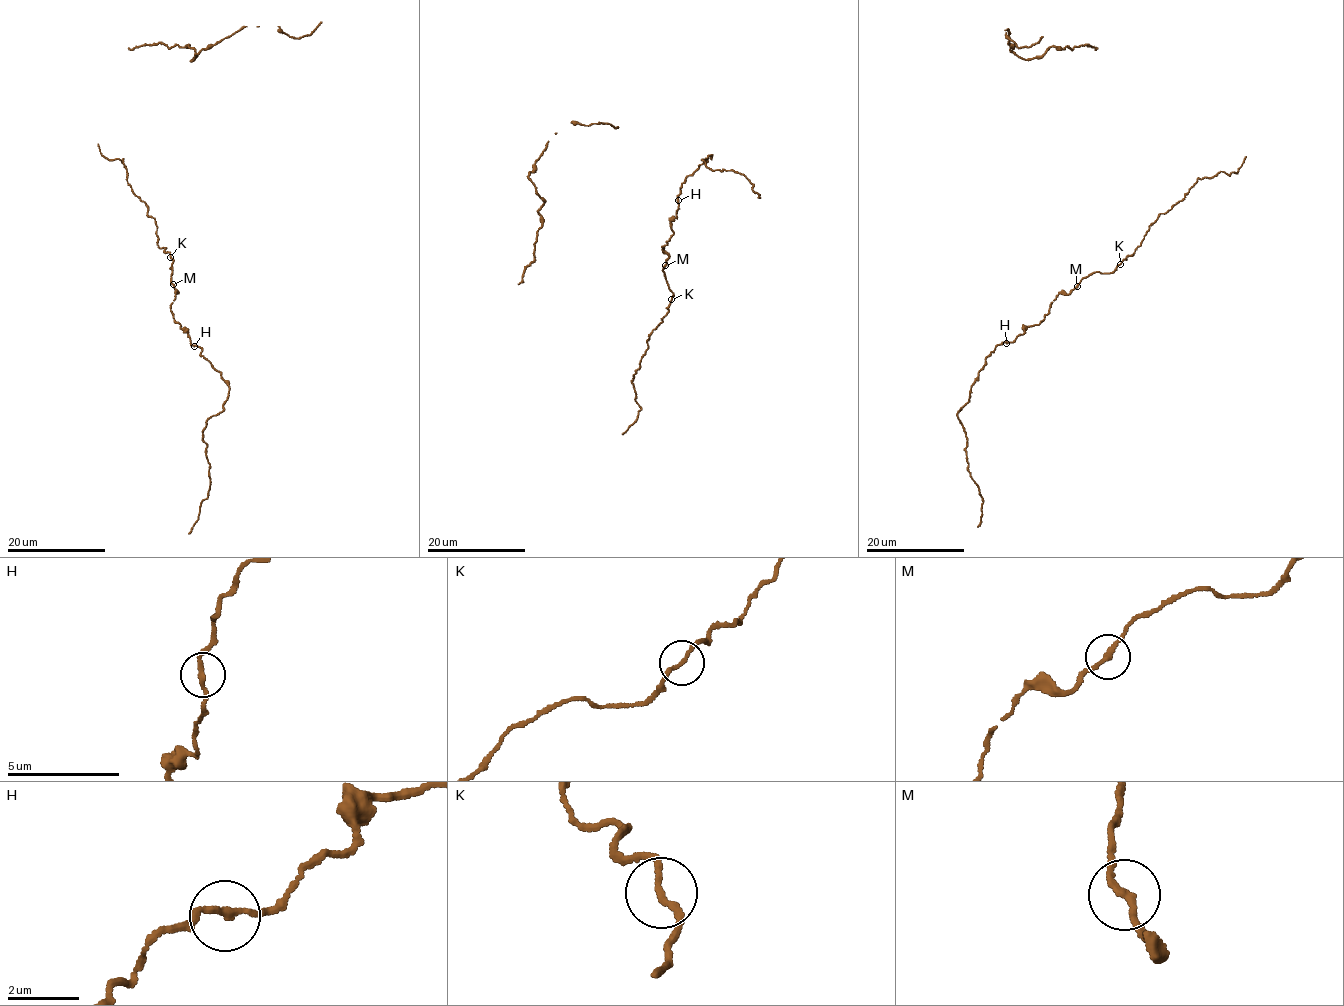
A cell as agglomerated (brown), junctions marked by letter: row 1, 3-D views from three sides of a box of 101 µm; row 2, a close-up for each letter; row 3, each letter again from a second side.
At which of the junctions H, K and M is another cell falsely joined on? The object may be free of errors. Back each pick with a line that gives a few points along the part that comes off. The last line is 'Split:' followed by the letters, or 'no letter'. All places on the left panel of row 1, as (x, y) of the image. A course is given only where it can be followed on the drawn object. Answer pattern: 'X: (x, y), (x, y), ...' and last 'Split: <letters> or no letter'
Split: no letter

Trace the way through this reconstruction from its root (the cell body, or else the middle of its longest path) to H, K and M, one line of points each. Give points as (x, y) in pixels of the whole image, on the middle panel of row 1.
H: (646, 349), (649, 334), (661, 323), (673, 296), (662, 270), (668, 255), (662, 246), (673, 233), (678, 200)
K: (646, 349), (649, 334), (661, 323), (671, 299)
M: (646, 349), (649, 334), (661, 323), (673, 296), (662, 270), (665, 265)

